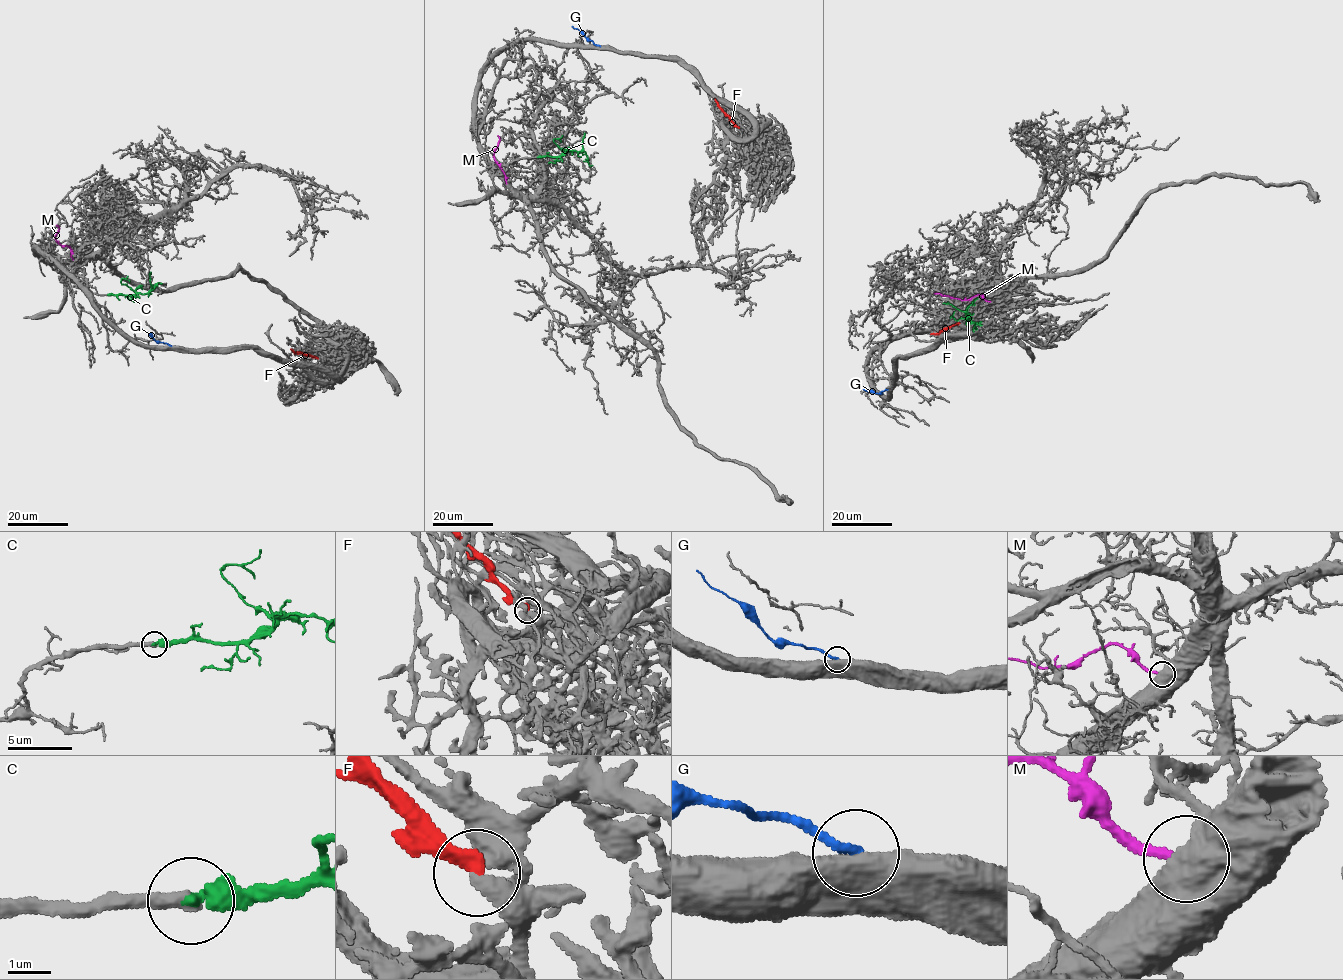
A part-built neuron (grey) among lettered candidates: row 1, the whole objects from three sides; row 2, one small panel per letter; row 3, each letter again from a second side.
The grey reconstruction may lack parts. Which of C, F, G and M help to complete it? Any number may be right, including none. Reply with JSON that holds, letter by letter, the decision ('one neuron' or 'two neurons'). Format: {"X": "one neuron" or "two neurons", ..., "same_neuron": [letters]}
{"C": "one neuron", "F": "two neurons", "G": "two neurons", "M": "two neurons", "same_neuron": ["C"]}

